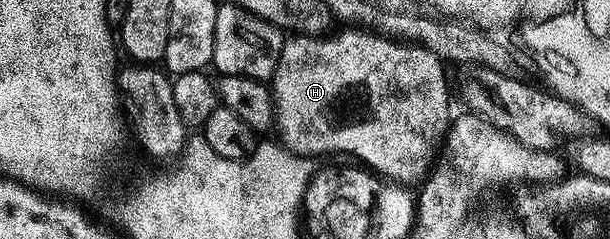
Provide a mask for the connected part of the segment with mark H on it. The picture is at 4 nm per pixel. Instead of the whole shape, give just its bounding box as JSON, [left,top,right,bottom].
[272,27,452,182]

